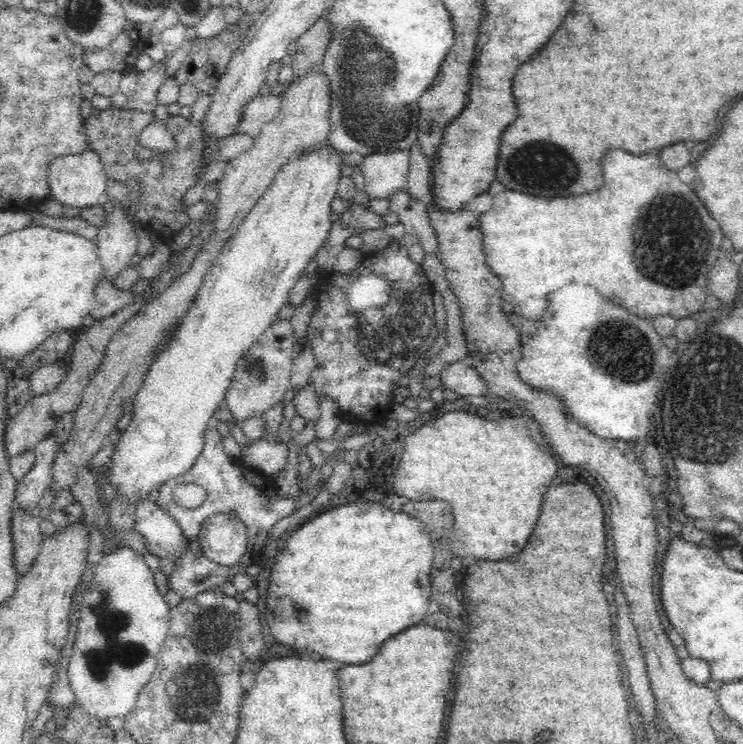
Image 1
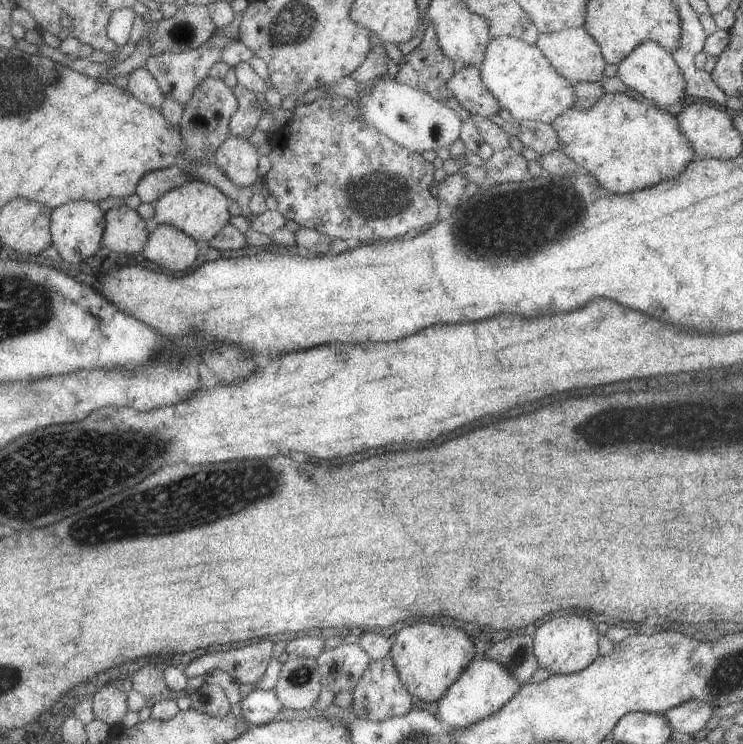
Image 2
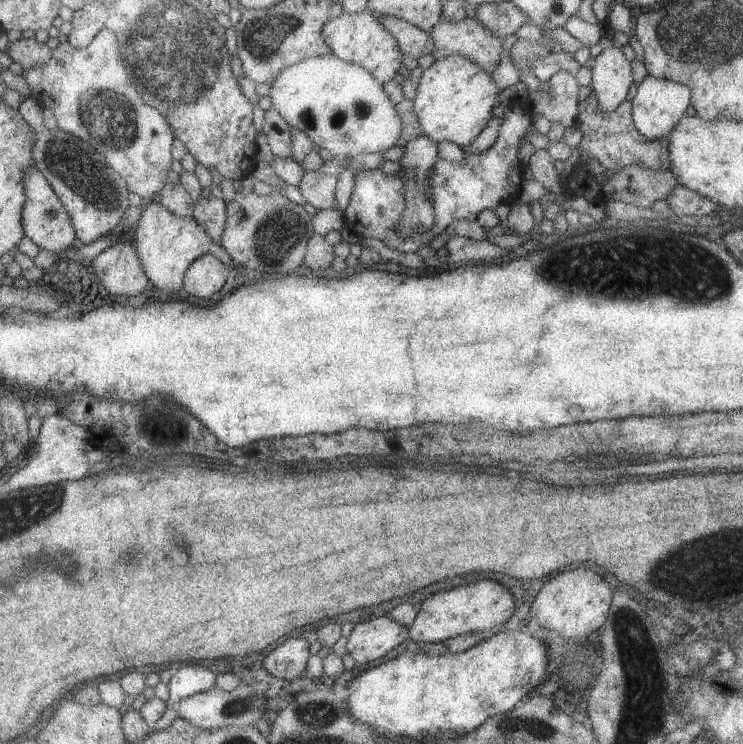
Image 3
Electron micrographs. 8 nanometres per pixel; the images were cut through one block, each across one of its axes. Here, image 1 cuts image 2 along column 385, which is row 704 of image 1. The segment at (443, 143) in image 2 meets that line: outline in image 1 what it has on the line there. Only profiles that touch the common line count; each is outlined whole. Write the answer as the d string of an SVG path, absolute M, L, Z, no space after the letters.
M120 545L103 552L90 566L90 576L82 577L76 587L74 640L70 642L70 658L66 668L77 705L102 719L126 717L134 709L142 686L150 680L158 664L158 651L170 632L171 607L158 592L154 575L144 563L144 557L131 546Z

